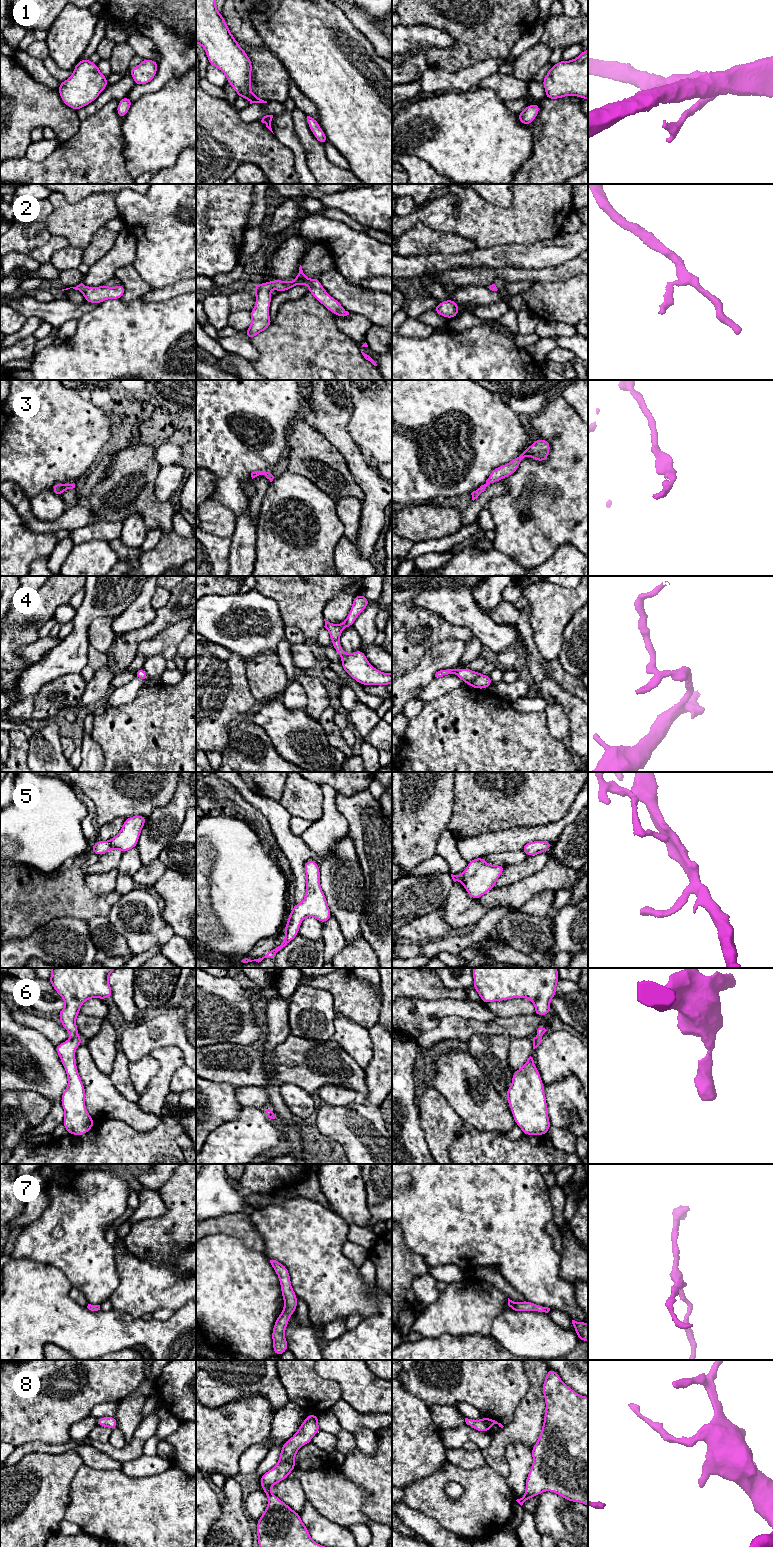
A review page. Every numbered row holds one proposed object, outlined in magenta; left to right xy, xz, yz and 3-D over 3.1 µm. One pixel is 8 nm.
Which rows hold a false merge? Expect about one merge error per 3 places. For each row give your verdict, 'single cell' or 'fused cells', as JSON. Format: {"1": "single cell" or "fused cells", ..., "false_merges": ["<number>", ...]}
{"1": "single cell", "2": "single cell", "3": "single cell", "4": "single cell", "5": "single cell", "6": "single cell", "7": "single cell", "8": "single cell", "false_merges": []}

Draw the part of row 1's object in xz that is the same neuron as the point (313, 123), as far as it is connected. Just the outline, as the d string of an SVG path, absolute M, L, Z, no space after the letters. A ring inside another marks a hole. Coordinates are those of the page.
M307 116L307 122L310 130L313 132L318 142L320 142L322 145L327 143L327 137L324 131L319 127L318 121L310 116Z

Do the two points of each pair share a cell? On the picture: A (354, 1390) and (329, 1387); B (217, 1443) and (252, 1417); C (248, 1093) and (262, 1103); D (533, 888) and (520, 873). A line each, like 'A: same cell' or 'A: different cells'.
A: different cells
B: same cell
C: same cell
D: different cells

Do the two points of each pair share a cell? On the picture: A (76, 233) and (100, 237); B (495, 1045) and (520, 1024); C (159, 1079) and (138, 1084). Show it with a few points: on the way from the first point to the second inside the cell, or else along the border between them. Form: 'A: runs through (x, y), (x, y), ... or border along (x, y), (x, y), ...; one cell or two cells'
A: border along (105, 225), (95, 233), (91, 242), (84, 249); two cells
B: border along (483, 1035), (509, 1035), (511, 1037); two cells
C: border along (157, 1060), (159, 1070), (139, 1095); two cells

